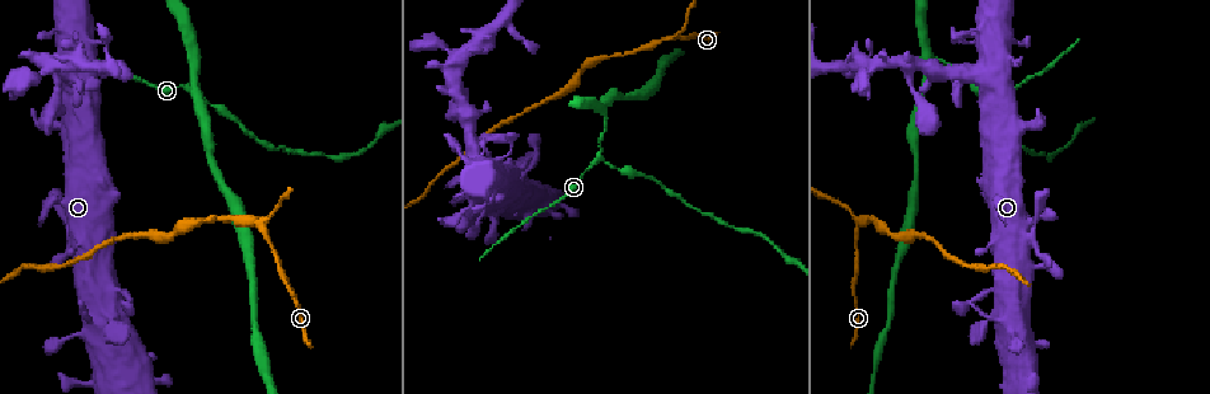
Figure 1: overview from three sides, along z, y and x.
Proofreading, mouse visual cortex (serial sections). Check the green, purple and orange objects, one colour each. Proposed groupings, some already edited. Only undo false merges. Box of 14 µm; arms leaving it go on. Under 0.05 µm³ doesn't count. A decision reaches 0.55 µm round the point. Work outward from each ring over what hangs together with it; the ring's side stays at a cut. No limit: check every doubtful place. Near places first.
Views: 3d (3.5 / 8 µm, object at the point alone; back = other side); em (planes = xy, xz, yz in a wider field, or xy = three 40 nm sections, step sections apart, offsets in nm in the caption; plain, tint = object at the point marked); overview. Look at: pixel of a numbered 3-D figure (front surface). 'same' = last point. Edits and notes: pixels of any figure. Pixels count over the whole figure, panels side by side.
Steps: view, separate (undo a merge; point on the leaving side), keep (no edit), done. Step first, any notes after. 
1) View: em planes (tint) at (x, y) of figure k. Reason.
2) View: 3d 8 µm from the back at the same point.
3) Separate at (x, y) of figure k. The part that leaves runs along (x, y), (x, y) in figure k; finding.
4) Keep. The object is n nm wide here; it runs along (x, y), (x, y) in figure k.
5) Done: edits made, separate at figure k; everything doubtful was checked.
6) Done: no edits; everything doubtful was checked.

View: 3d 8 µm at (264, 232) of figure 1. Arms part here.

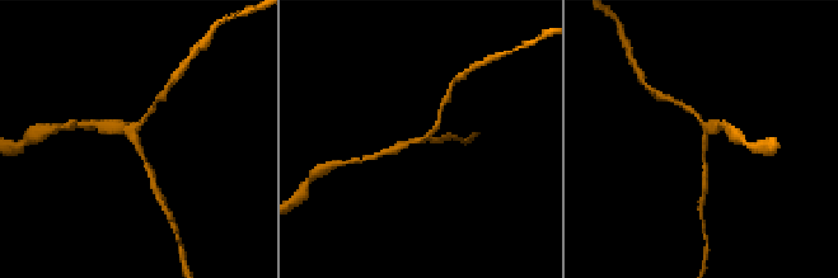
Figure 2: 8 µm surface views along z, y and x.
View: 3d 3.5 µm at (419, 139) of figure 2.

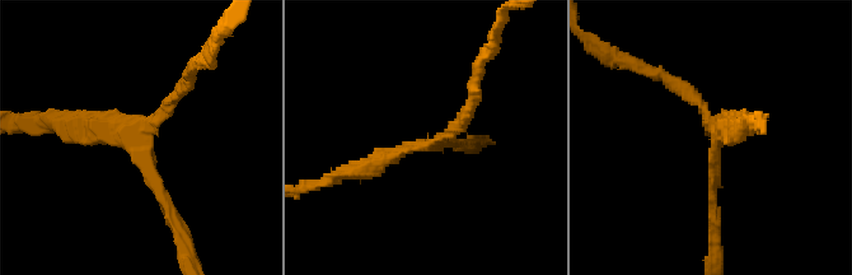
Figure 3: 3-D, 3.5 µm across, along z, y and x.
View: em xy step 1 (tint) at (143, 164) of figure 3. 3 arms meet here; the arms are 150, 150, 250 nm wide.

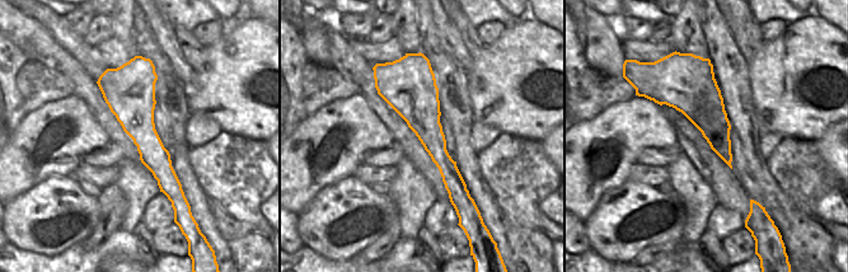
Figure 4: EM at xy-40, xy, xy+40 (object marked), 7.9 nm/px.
Keep. It runs along (412, 66), (412, 93), (453, 191) in figure 4; all the same cell.

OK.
View: 3d 3.5 µm at (596, 160) of figure 1. Branch point.

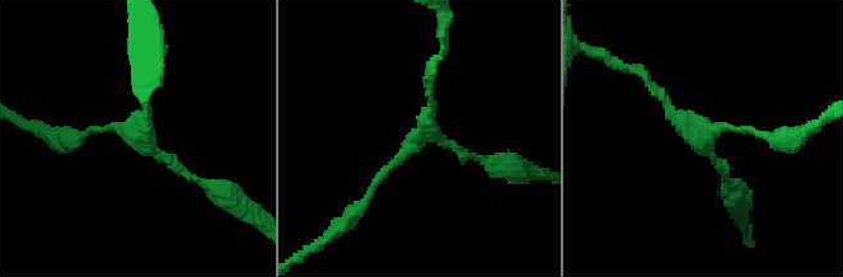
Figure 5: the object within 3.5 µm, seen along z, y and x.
Keep. The arms are 100, 100, 100 nm wide; it runs along (366, 196), (425, 131), (429, 75) in figure 5; continuous, no second cell.

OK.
View: 3d 3.5 µm at (196, 59) of figure 1. Three arms meet.

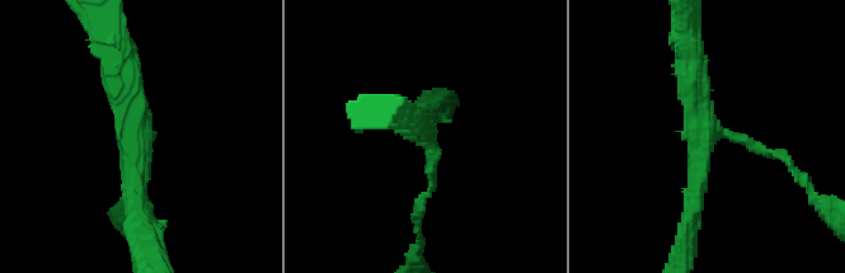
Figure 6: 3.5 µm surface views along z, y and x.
View: em xy step 2 (tint) at (709, 134) of figure 6. 3 arms meet here; the arms are 100, 250, 350 nm wide.

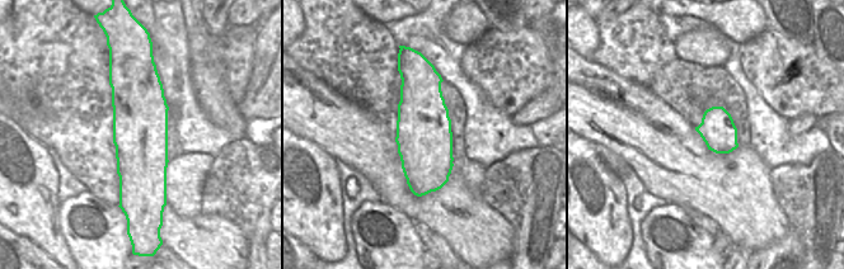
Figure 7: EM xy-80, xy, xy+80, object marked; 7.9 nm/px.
Keep. One cell here.

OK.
Done: no edits; everything doubtful was checked.

